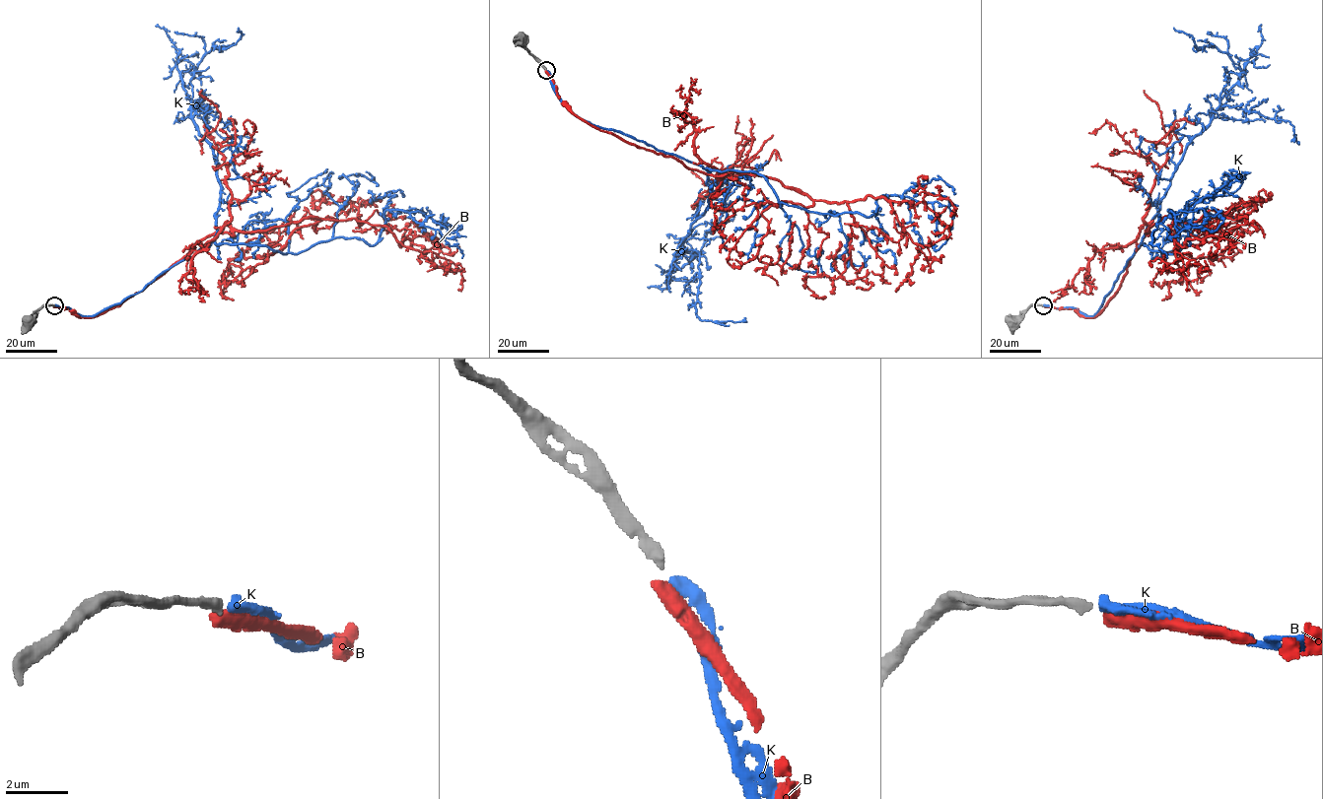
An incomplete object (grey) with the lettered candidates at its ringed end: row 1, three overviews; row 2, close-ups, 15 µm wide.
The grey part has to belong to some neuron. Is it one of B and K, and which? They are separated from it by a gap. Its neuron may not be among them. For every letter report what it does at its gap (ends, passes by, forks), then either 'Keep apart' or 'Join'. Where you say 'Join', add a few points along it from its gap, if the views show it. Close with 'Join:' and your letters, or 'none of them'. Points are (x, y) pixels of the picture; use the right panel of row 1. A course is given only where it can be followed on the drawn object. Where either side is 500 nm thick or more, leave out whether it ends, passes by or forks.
B: It ends there. Keep apart
K: It ends there. Join. Its course: (1044, 304), (1093, 315), (1142, 240), (1165, 253), (1190, 244), (1168, 210), (1179, 233), (1215, 231), (1218, 216)
Join: K

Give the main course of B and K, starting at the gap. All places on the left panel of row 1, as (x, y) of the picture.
B: (54, 305), (118, 306), (215, 233), (306, 217), (385, 226), (400, 246), (427, 232), (410, 223), (403, 237)
K: (55, 304), (97, 314), (212, 240), (297, 253), (339, 236), (375, 244), (386, 210), (459, 229), (443, 216)

